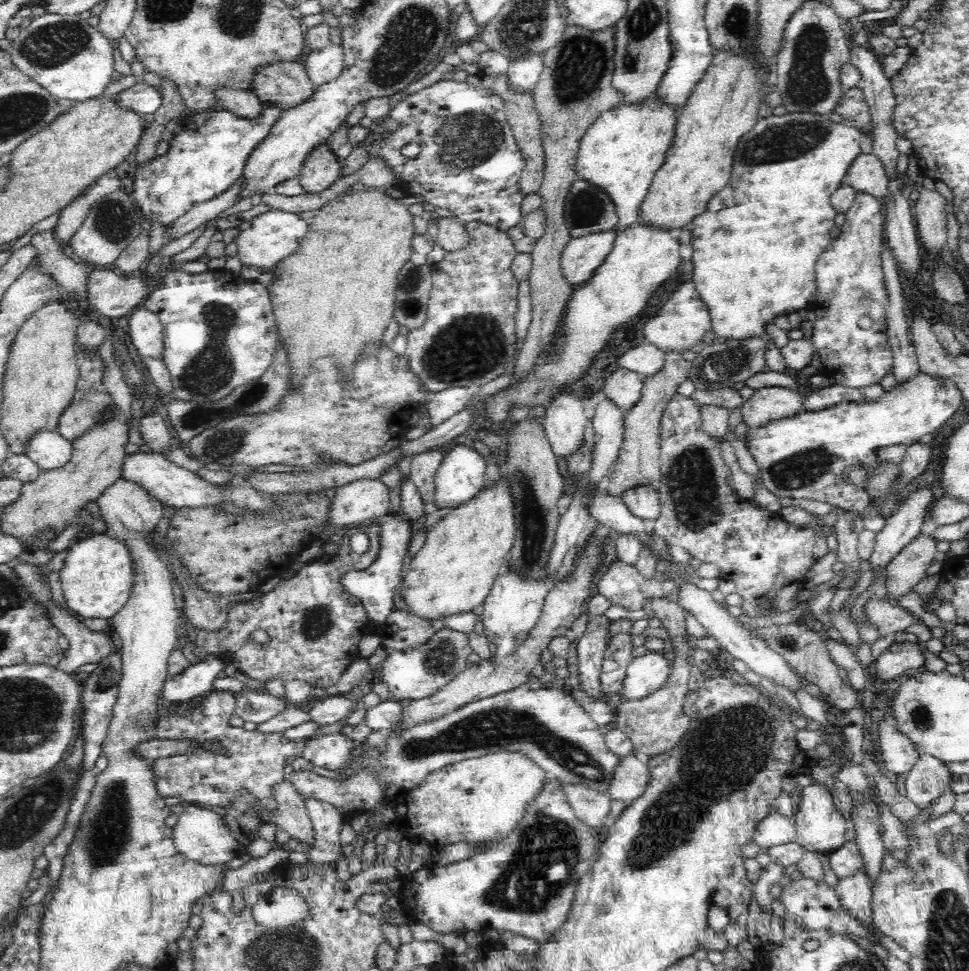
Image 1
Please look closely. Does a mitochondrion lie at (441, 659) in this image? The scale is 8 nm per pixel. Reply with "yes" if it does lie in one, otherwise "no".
yes

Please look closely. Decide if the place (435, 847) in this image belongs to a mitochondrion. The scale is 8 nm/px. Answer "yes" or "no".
no

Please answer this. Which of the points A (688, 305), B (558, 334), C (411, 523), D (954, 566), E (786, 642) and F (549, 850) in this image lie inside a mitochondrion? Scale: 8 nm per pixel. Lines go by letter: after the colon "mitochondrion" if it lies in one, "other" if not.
A: other
B: other
C: other
D: other
E: mitochondrion
F: mitochondrion

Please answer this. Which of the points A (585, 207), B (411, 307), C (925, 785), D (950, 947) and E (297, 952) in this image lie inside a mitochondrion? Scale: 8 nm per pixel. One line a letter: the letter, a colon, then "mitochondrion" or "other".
A: mitochondrion
B: mitochondrion
C: other
D: mitochondrion
E: mitochondrion

